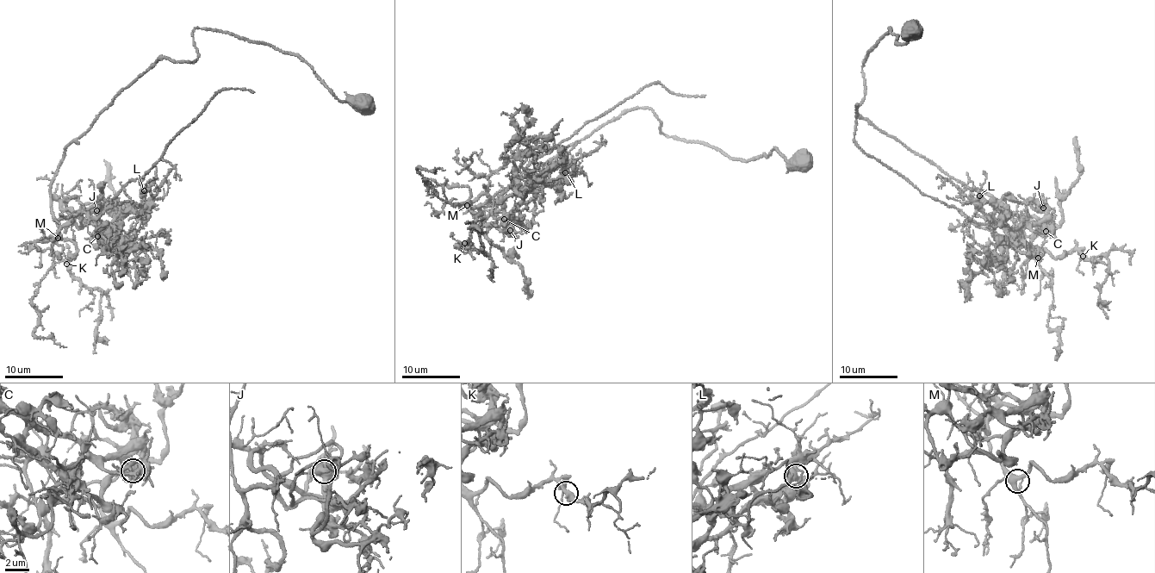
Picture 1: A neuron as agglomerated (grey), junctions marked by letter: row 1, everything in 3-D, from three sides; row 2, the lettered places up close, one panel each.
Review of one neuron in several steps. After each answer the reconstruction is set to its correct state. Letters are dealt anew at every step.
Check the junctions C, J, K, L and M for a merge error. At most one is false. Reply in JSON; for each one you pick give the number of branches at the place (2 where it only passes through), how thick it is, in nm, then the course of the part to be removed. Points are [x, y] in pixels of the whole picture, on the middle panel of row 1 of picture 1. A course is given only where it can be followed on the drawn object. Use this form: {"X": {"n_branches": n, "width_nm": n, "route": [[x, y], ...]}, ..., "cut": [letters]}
{"C": {"n_branches": 6, "width_nm": 650, "route": [[504, 219], [514, 206], [496, 219], [494, 194], [642, 88], [658, 84], [676, 95], [705, 95]]}, "cut": ["C"]}

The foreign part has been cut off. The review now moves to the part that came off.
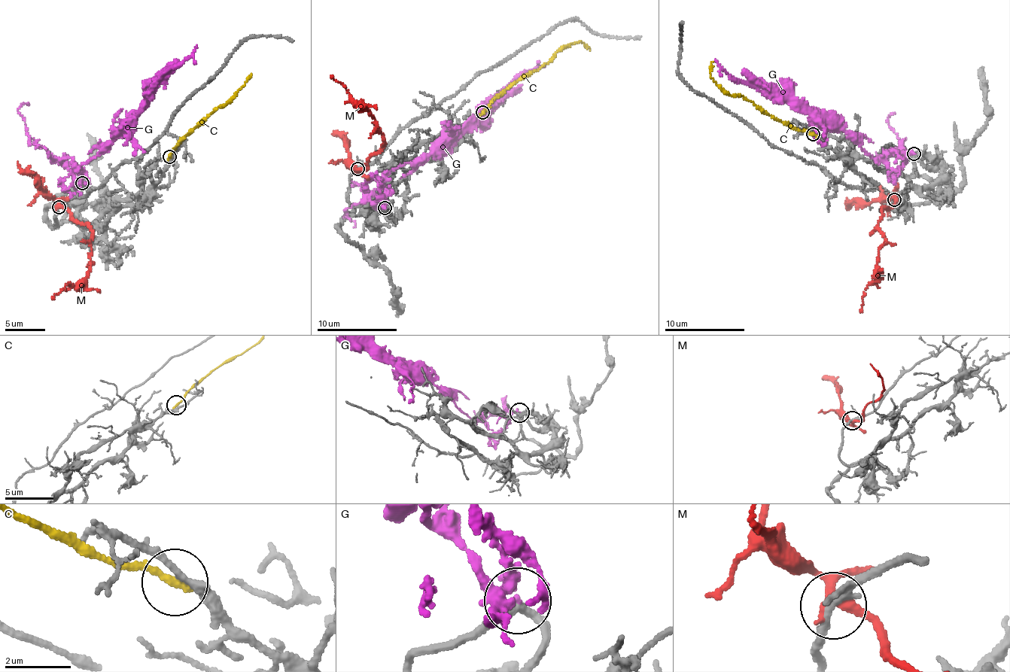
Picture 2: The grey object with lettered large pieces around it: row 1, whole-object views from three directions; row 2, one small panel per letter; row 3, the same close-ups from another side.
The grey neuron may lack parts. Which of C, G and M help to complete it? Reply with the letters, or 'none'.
none

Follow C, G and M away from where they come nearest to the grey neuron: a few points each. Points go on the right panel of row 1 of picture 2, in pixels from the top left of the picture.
C: (813, 135), (783, 123), (743, 96), (725, 92), (710, 75), (713, 62)
G: (913, 153), (909, 150), (870, 156), (841, 129), (814, 120), (755, 84), (733, 77), (715, 59)
M: (893, 200), (895, 205), (883, 209), (878, 230), (886, 242), (879, 252), (878, 272), (863, 292), (860, 312)

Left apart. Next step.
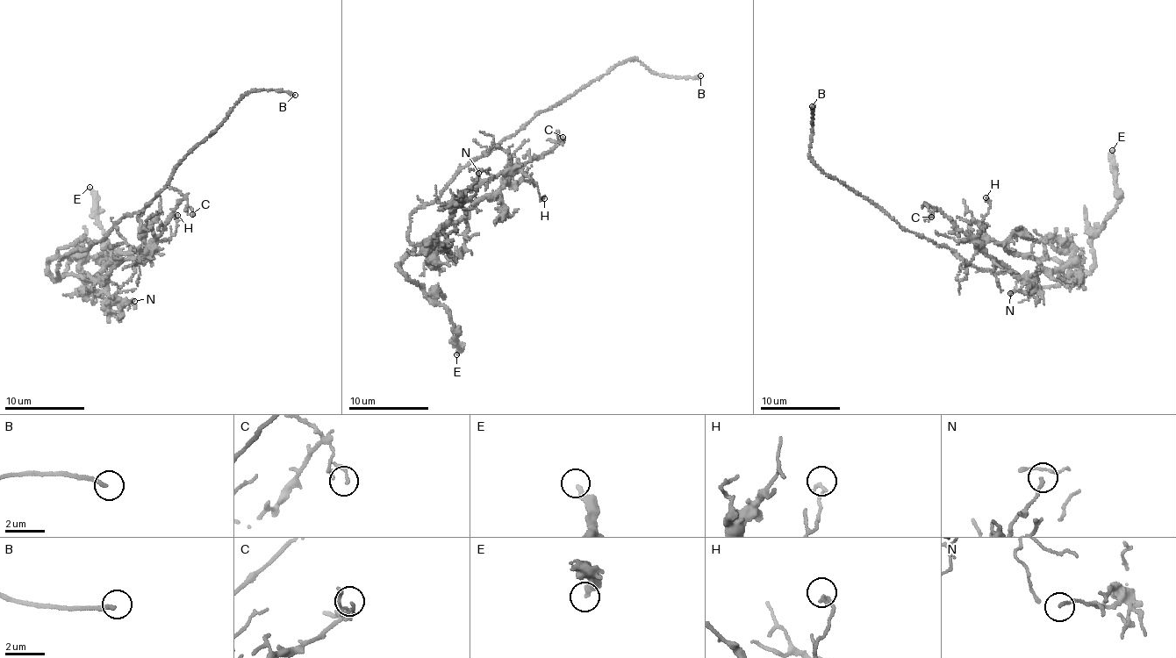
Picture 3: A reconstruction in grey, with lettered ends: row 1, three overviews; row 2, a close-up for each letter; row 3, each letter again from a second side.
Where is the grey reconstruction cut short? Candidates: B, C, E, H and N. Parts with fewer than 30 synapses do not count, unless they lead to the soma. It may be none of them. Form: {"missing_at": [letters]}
{"missing_at": ["B"]}

